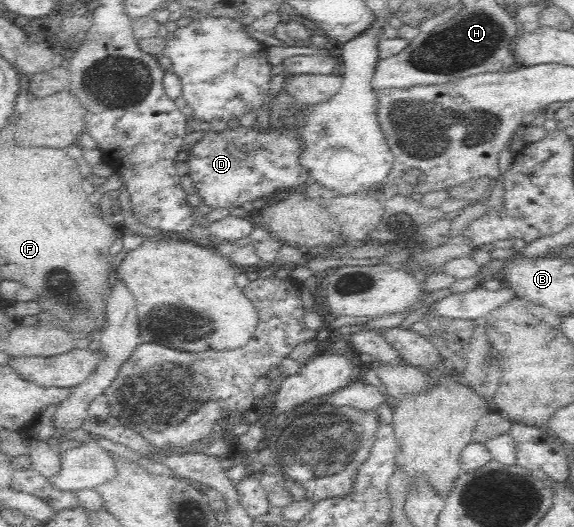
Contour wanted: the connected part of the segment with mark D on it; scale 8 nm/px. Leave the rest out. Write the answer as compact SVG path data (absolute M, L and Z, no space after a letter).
M272 128L266 132L257 129L226 129L223 133L207 131L207 135L199 141L189 152L189 177L195 182L196 193L203 199L202 207L211 210L216 207L226 207L232 211L240 210L243 203L252 202L257 197L265 197L268 201L281 193L287 187L299 187L307 181L307 172L299 166L301 144L293 129L283 129L282 133Z

